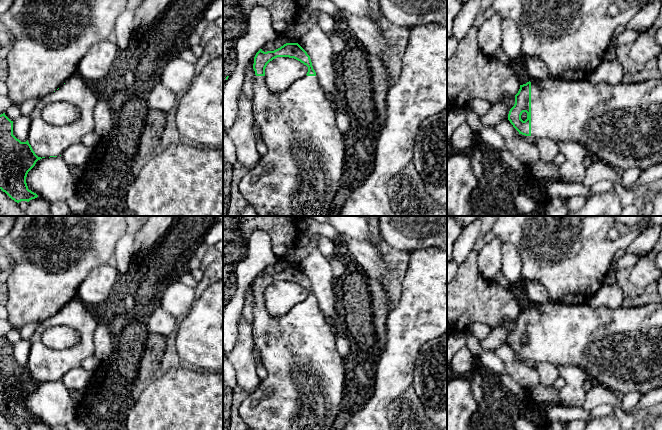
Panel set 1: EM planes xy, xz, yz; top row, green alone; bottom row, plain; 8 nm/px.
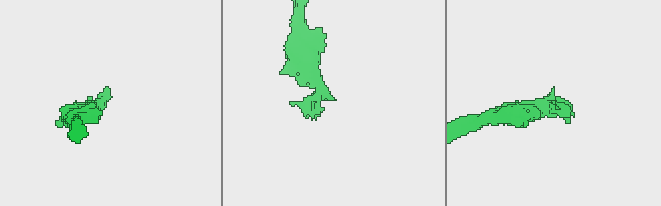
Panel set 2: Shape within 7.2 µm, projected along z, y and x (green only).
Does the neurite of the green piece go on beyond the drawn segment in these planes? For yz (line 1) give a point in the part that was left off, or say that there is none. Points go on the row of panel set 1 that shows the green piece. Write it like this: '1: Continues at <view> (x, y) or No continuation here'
1: Continues at yz (621, 124)

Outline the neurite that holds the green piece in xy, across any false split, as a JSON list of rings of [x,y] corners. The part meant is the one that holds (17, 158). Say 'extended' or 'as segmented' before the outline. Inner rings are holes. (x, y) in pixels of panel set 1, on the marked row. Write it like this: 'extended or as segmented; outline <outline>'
extended; outline [[[77,73],[72,75],[60,88],[53,93],[42,97],[30,115],[31,127],[29,137],[26,142],[21,142],[13,135],[13,121],[5,113],[0,115],[0,189],[12,200],[19,203],[29,202],[38,195],[28,189],[26,177],[28,172],[35,166],[36,162],[42,158],[61,156],[66,148],[81,142],[84,135],[94,131],[95,123],[93,110],[97,103],[97,97],[87,86],[85,80]],[[65,101],[73,104],[80,112],[80,117],[65,126],[53,126],[46,123],[41,117],[42,109],[49,103]]]

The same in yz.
extended; outline [[[662,76],[633,78],[628,83],[615,85],[591,83],[586,79],[530,79],[520,85],[508,120],[519,134],[532,136],[535,142],[542,138],[549,138],[556,143],[576,141],[586,148],[589,156],[597,157],[617,171],[628,168],[645,170],[662,163]]]

